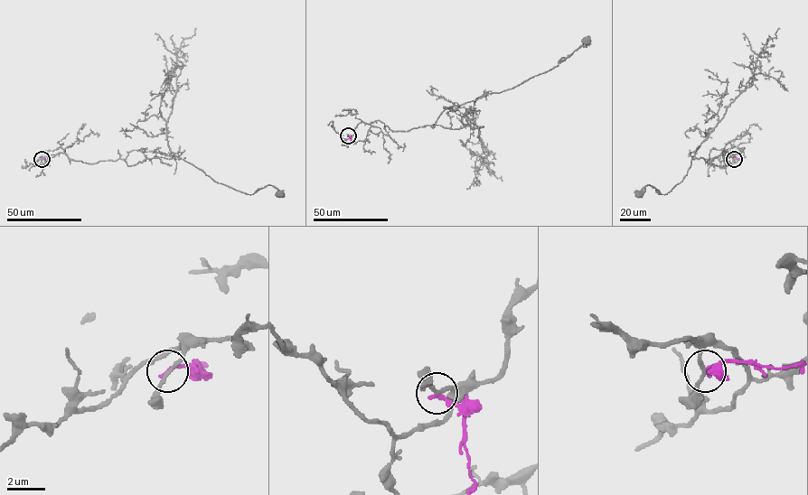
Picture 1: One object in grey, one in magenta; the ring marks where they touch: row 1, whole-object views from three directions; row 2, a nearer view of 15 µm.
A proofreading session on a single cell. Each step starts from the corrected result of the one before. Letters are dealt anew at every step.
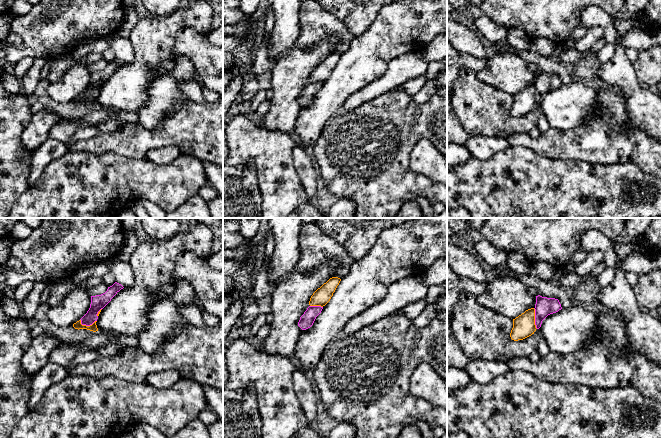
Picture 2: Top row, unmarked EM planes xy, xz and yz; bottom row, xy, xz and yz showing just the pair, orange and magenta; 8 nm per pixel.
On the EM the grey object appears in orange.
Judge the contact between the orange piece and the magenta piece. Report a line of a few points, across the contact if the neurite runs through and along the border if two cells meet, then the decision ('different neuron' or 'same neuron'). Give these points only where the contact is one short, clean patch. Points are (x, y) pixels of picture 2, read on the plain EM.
line yz (533, 84), (534, 100), (537, 104); different neuron

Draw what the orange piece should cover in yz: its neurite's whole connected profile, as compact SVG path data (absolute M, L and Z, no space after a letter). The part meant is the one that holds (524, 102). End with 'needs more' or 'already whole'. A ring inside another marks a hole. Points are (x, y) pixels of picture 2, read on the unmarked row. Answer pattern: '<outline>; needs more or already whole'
M531 84L513 95L513 104L510 113L514 117L523 116L536 107L535 85Z; already whole

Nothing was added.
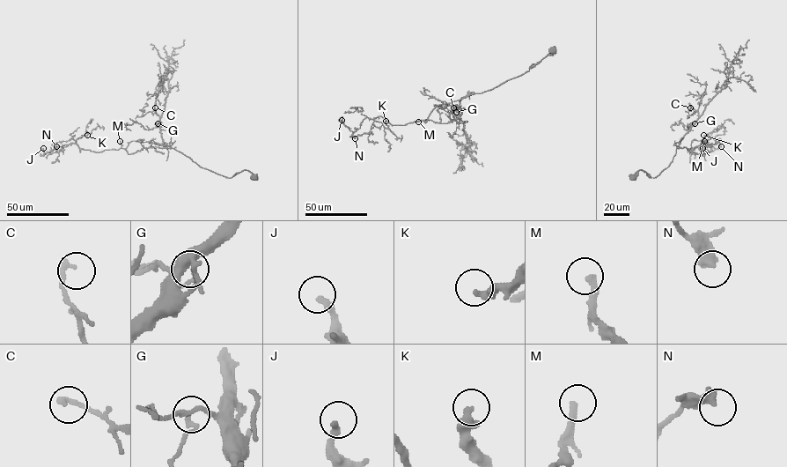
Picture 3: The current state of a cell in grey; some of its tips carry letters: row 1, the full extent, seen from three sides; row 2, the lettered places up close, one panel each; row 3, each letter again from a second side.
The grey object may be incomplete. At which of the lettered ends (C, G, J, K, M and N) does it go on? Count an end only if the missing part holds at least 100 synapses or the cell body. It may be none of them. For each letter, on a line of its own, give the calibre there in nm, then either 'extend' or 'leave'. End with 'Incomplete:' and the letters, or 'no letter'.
C: 200 nm thick; leave
G: 160 nm thick; leave
J: 240 nm thick; leave
K: 420 nm thick; leave
M: 300 nm thick; extend
N: 440 nm thick; leave
Incomplete: M

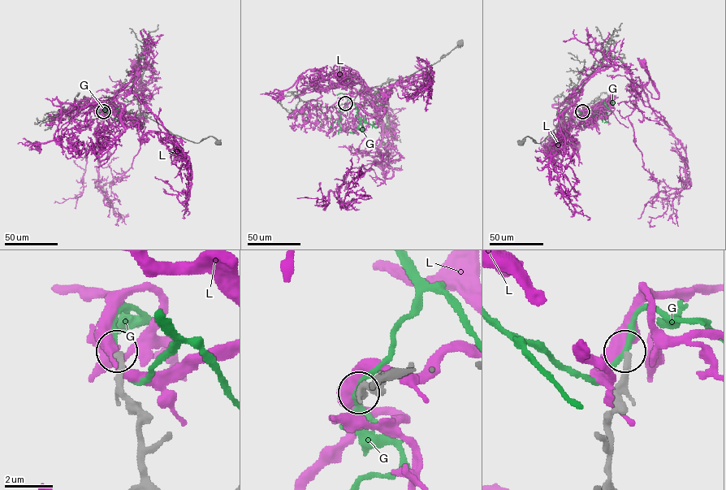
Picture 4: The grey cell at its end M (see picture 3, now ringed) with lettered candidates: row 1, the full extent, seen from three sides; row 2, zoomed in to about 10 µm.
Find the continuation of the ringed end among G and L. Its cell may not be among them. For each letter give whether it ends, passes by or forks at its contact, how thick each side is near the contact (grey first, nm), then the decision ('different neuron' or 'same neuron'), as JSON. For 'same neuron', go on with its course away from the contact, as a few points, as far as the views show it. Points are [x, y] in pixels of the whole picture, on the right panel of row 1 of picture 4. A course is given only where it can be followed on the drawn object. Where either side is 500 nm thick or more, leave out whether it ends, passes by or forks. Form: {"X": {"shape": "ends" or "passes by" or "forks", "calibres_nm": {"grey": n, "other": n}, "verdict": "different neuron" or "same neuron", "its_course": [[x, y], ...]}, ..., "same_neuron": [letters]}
{"G": {"shape": "passes by", "calibres_nm": {"grey": 320, "other": 200}, "verdict": "different neuron"}, "L": {"shape": "forks", "calibres_nm": {"grey": 320, "other": 400}, "verdict": "different neuron"}, "same_neuron": []}

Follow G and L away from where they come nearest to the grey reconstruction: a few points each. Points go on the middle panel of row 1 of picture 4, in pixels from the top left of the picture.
G: (345, 103), (349, 99), (354, 104), (360, 120), (357, 129), (347, 132)
L: (345, 103), (358, 93), (378, 115), (378, 153), (392, 175), (386, 177), (378, 162)

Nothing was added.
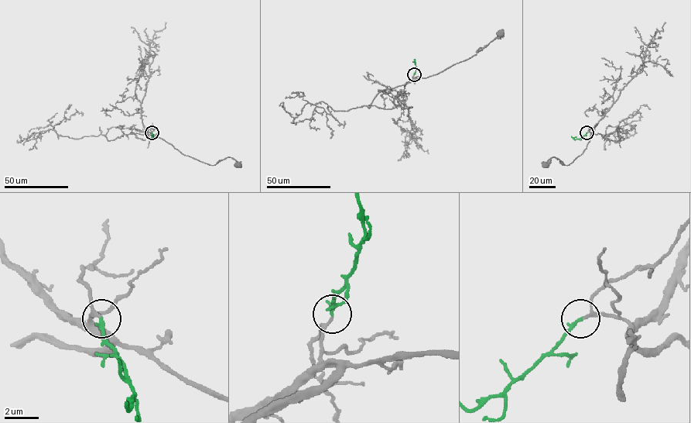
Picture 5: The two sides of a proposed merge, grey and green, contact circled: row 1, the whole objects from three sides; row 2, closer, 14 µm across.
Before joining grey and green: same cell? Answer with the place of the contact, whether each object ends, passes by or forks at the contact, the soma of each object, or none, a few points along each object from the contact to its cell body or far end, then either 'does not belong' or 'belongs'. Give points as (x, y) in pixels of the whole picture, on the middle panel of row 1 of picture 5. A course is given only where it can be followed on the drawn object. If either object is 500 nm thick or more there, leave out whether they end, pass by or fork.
at (414, 74); grey passes by; green ends there; cell body of grey at (501, 33); no cell body on green; grey runs (414, 74), (415, 78), (436, 74), (475, 55), (501, 33); green runs (414, 74), (416, 69), (415, 59); belongs

